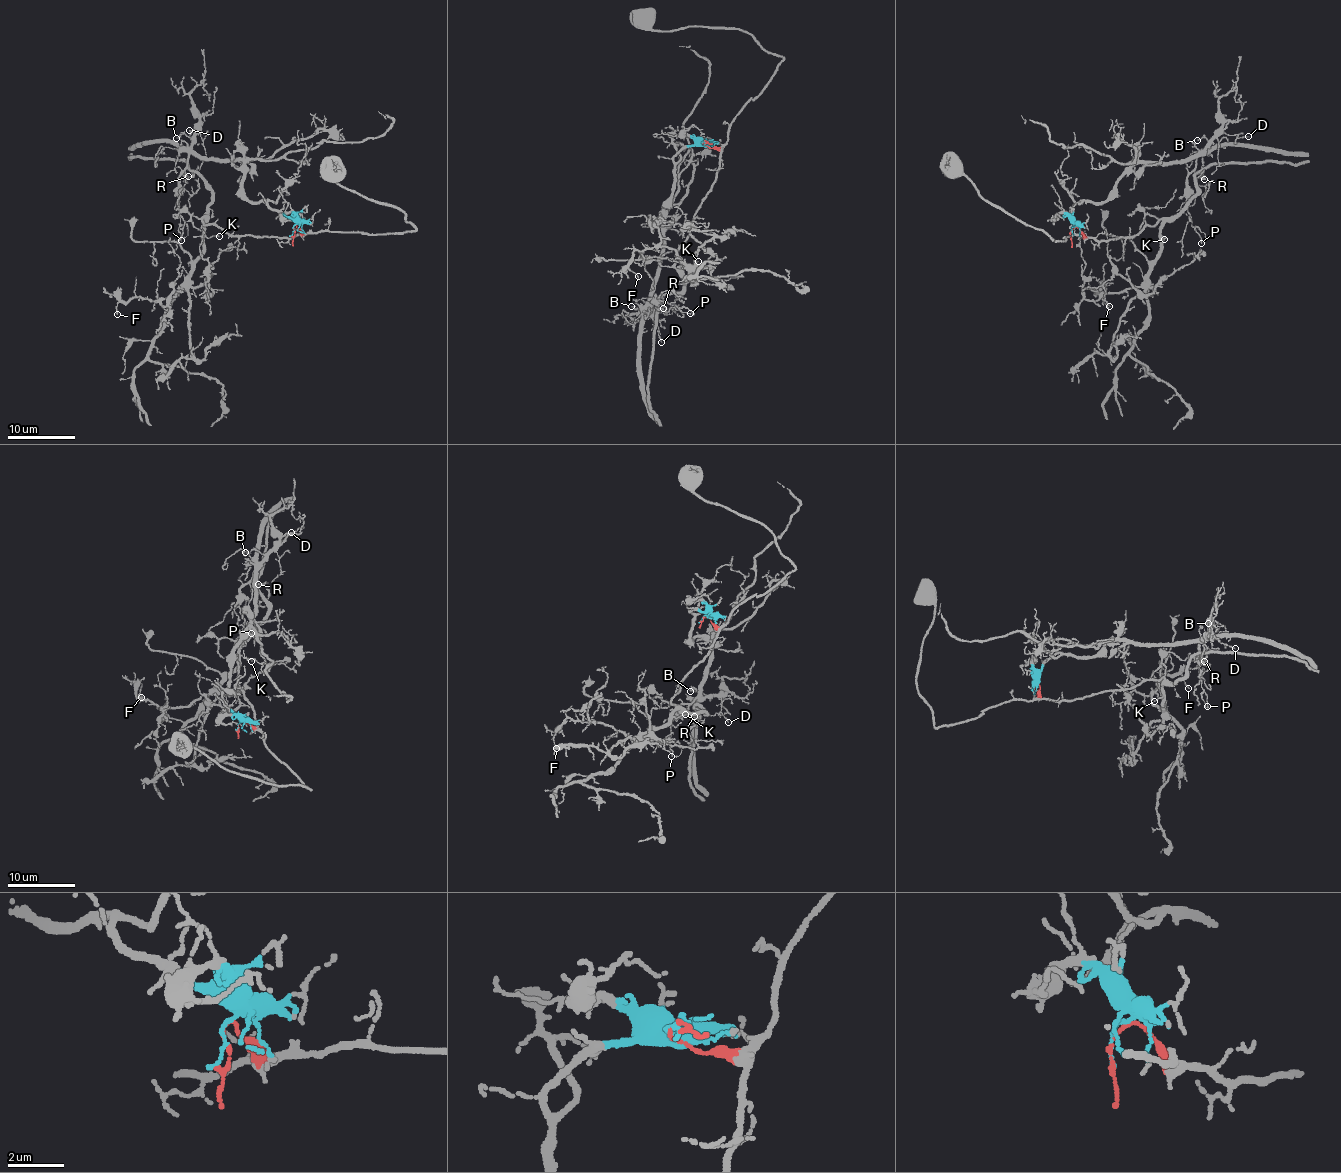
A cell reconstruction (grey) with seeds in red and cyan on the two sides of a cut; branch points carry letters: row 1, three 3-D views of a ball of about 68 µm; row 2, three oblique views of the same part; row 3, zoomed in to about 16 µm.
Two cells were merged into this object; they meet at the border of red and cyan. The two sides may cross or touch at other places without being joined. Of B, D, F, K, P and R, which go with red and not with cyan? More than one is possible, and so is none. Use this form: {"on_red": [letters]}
{"on_red": ["F", "K"]}

